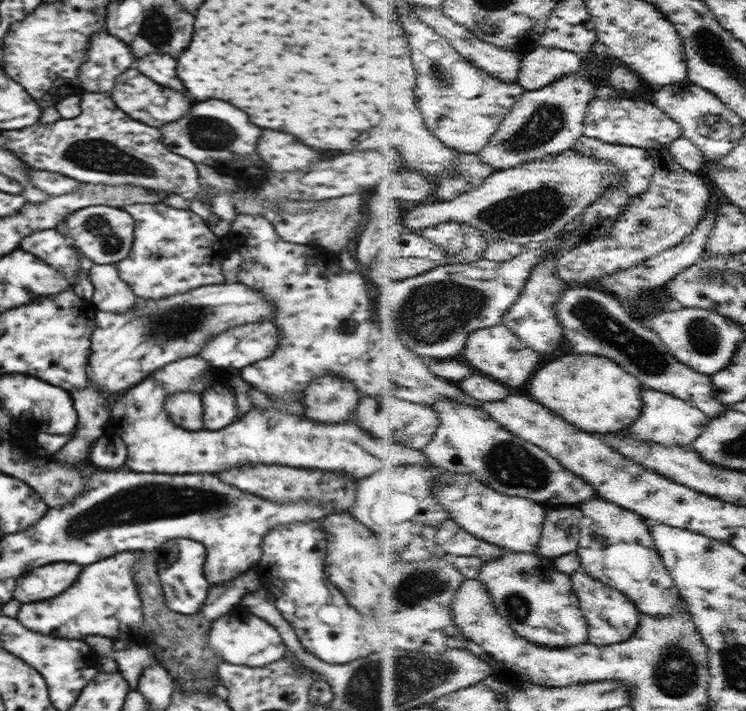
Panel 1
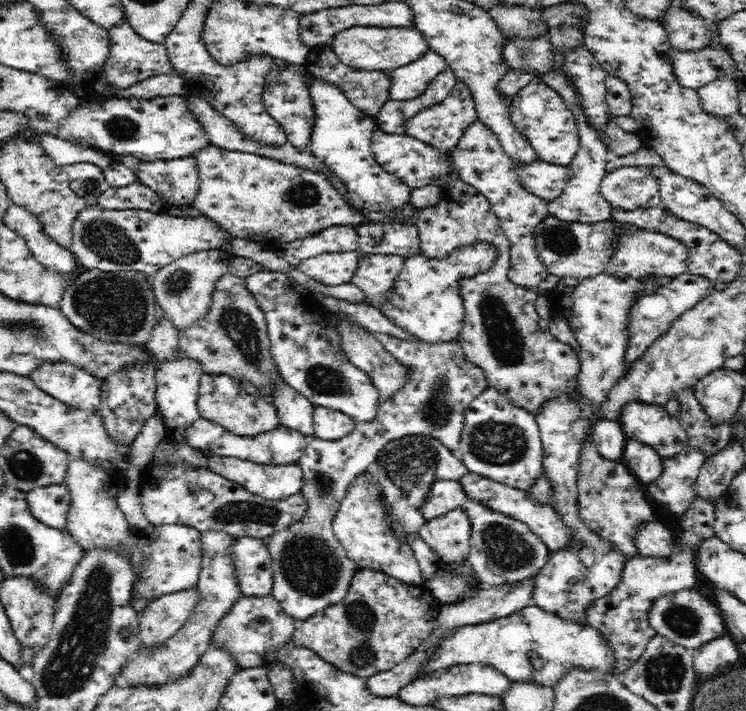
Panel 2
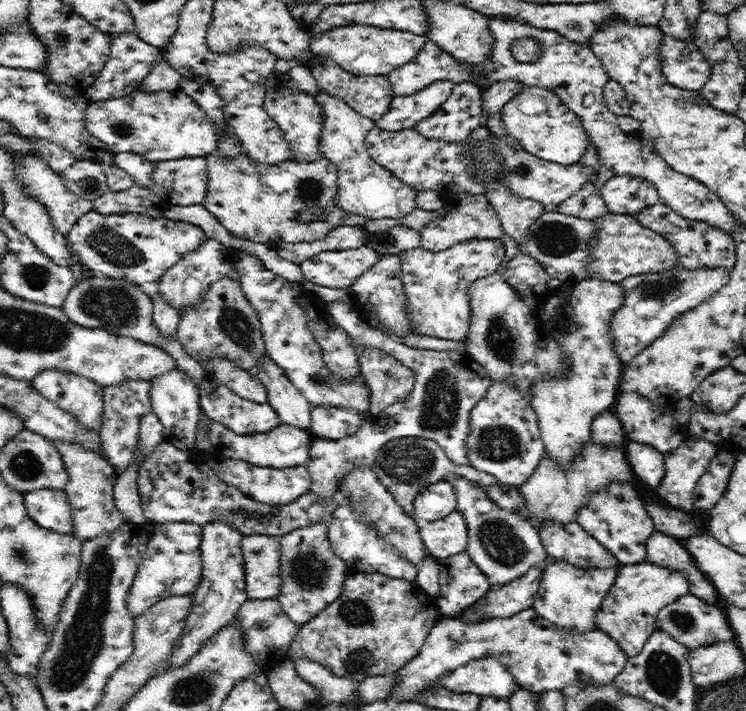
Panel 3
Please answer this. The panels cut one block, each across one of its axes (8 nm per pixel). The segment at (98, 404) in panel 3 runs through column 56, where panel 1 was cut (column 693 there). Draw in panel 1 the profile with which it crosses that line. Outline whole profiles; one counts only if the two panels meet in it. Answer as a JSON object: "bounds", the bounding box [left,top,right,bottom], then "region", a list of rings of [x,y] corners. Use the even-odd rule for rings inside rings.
{"bounds":[557,286,730,419],"region":[[[570,286],[557,311],[564,323],[569,350],[576,350],[580,354],[610,356],[612,360],[618,360],[628,372],[634,373],[645,387],[680,396],[697,405],[712,419],[720,418],[728,412],[730,406],[717,397],[713,375],[698,372],[689,364],[678,360],[658,332],[645,322],[634,320],[620,298],[589,287]]]}

